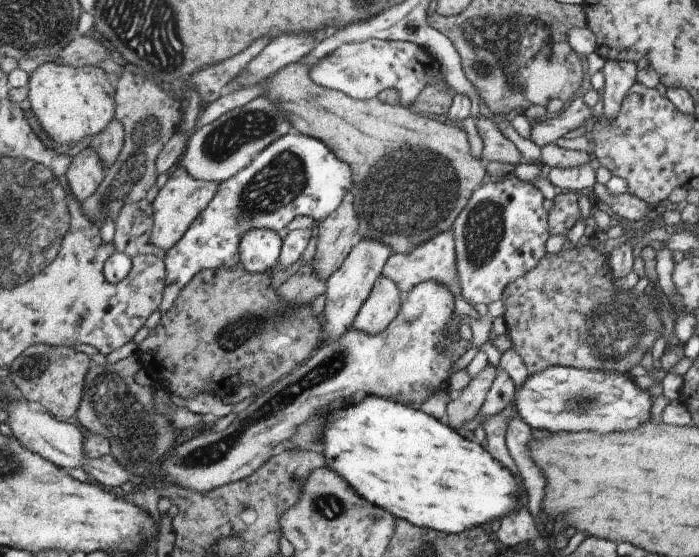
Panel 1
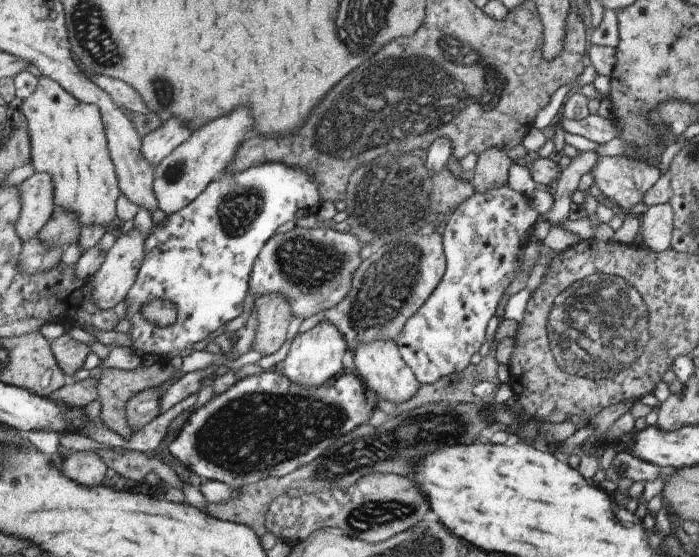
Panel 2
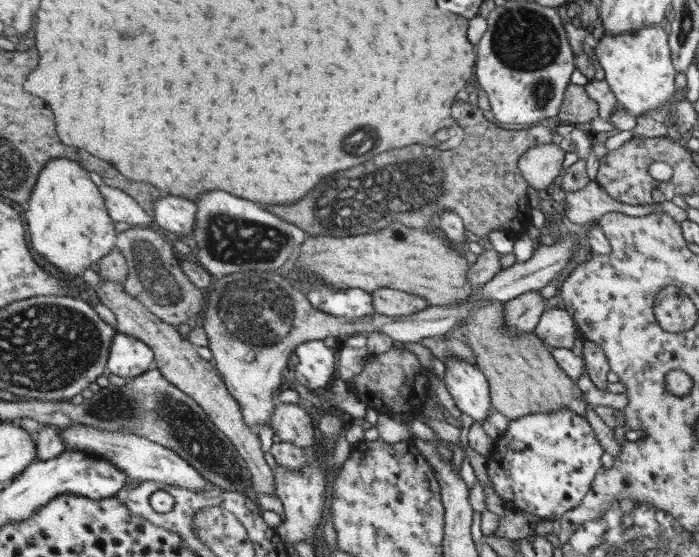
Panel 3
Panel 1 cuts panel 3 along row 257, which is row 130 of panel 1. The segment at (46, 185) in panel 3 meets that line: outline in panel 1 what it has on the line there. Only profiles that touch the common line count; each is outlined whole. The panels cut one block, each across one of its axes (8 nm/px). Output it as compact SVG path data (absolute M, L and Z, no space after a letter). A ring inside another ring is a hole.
M43 64L39 66L29 84L29 102L35 118L43 132L57 144L75 146L85 138L97 138L109 130L117 118L117 86L111 84L109 74L97 66L65 66L65 64Z

